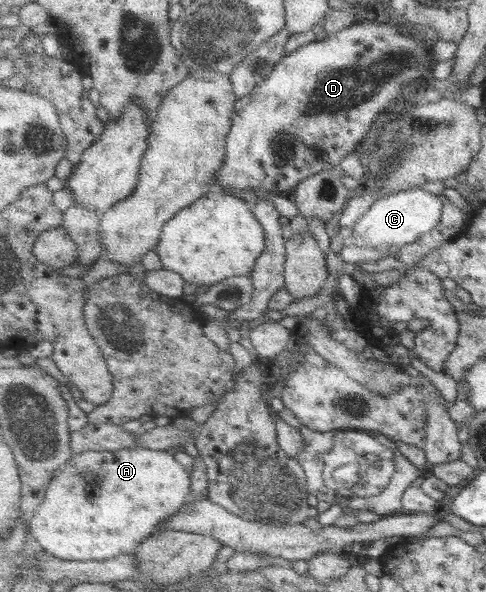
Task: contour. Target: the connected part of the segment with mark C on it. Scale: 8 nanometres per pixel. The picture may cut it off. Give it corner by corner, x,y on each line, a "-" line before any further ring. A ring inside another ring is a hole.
421,187
381,197
355,226
356,244
366,248
391,245
398,250
419,241
424,234
433,232
443,220
443,208
445,204
438,195

